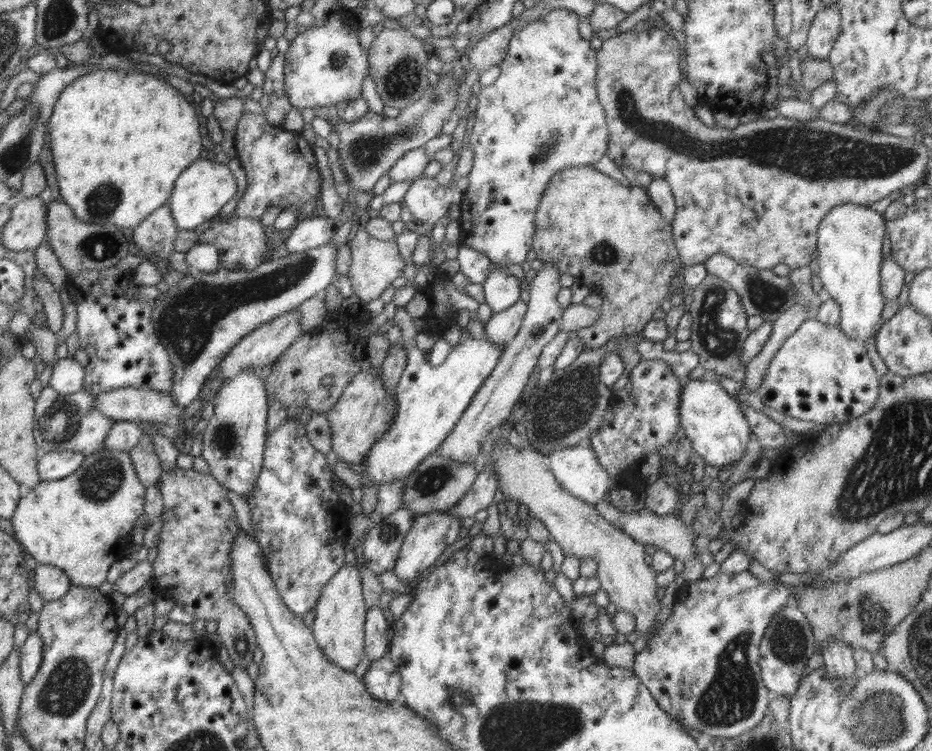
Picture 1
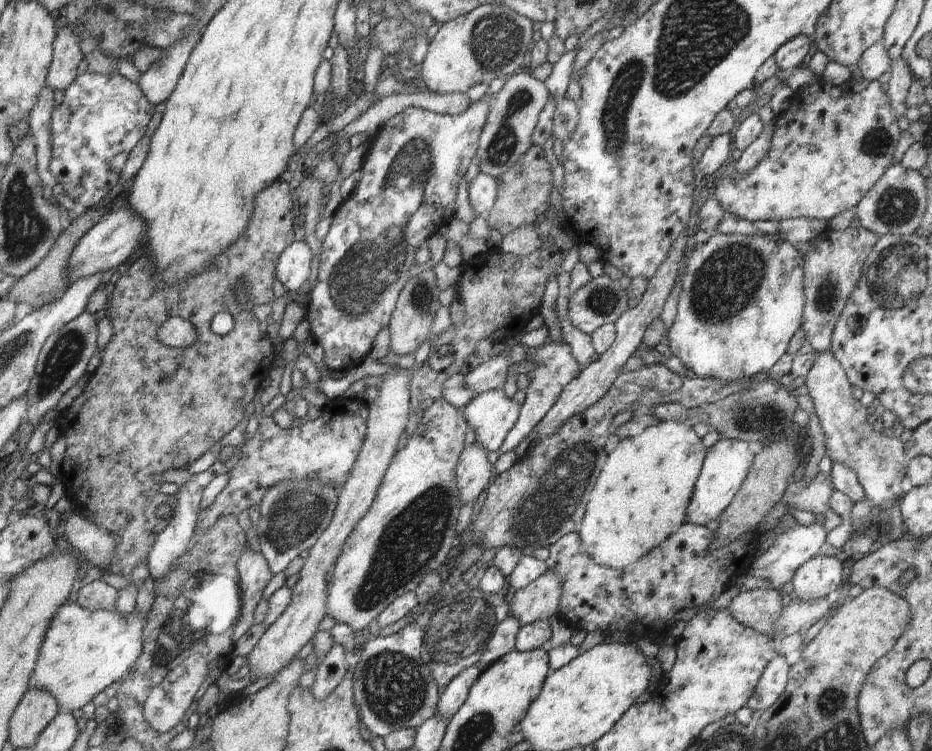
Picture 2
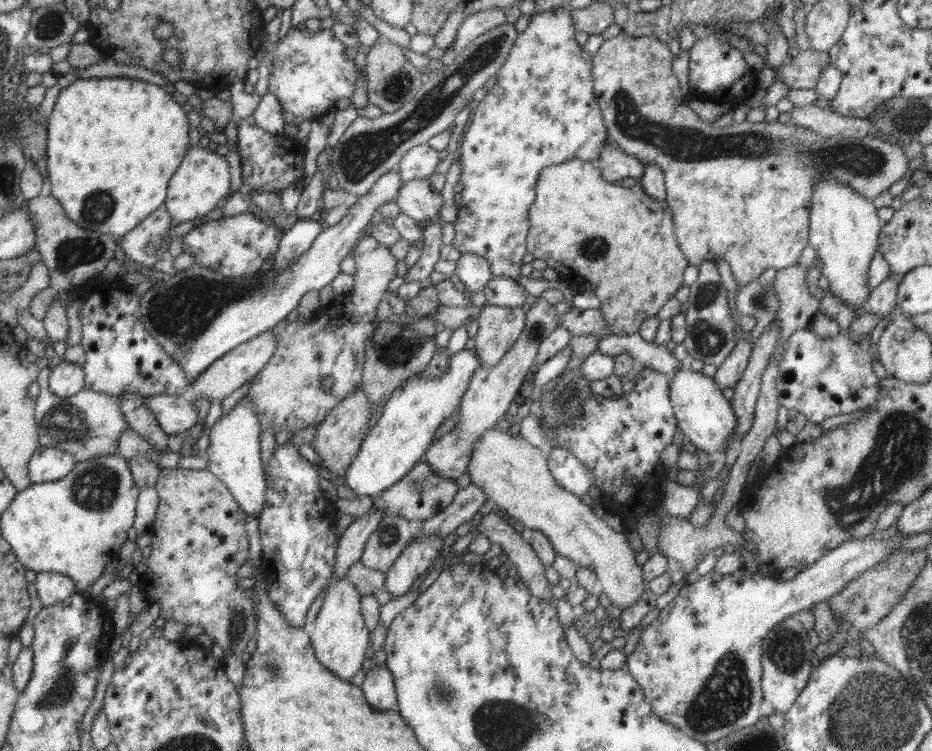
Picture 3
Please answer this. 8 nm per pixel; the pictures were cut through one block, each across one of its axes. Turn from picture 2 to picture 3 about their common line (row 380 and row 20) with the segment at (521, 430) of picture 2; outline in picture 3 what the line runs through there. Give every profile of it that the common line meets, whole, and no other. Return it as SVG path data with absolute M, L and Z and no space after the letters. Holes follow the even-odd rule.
M556 7L555 9L545 10L539 13L534 13L531 16L527 28L520 32L516 37L514 46L509 52L508 58L504 61L500 71L495 75L498 80L494 84L494 88L488 91L484 100L476 106L474 116L470 126L464 131L460 144L460 162L462 172L460 173L459 184L462 202L460 210L458 210L458 217L454 220L455 237L452 241L452 246L461 253L469 252L470 254L477 254L485 258L490 263L490 270L493 276L504 276L518 280L522 275L520 268L523 266L522 257L527 253L527 236L530 230L530 220L528 219L528 210L536 198L535 184L538 180L538 175L544 167L549 167L554 164L564 164L570 160L584 160L596 163L600 156L602 146L608 140L608 129L604 125L600 107L596 103L593 92L593 77L592 77L592 55L584 49L583 46L576 43L574 35L576 34L571 19L570 7Z

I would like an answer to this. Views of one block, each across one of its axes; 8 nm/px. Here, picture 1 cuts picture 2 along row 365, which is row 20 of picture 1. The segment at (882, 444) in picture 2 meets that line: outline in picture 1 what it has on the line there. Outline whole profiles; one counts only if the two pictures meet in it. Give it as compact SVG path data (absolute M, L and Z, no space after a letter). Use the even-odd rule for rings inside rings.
M823 6L810 24L810 32L806 41L808 56L816 60L828 60L840 32L840 23L842 20L840 20L838 6Z

